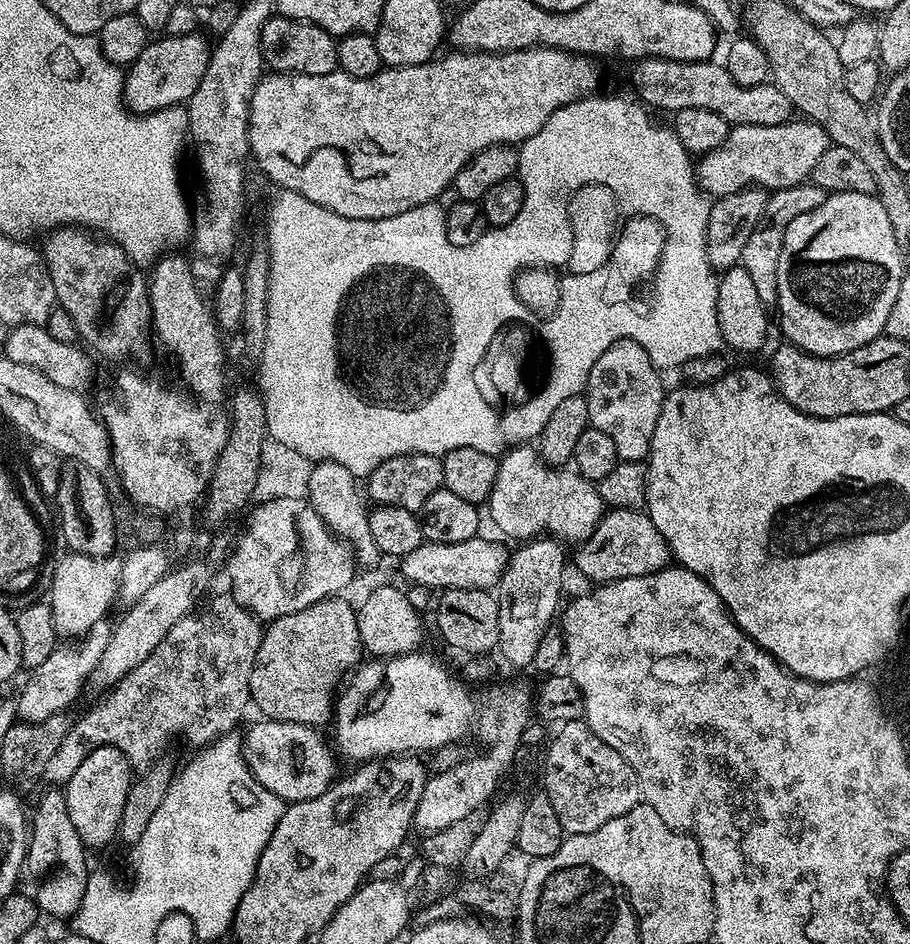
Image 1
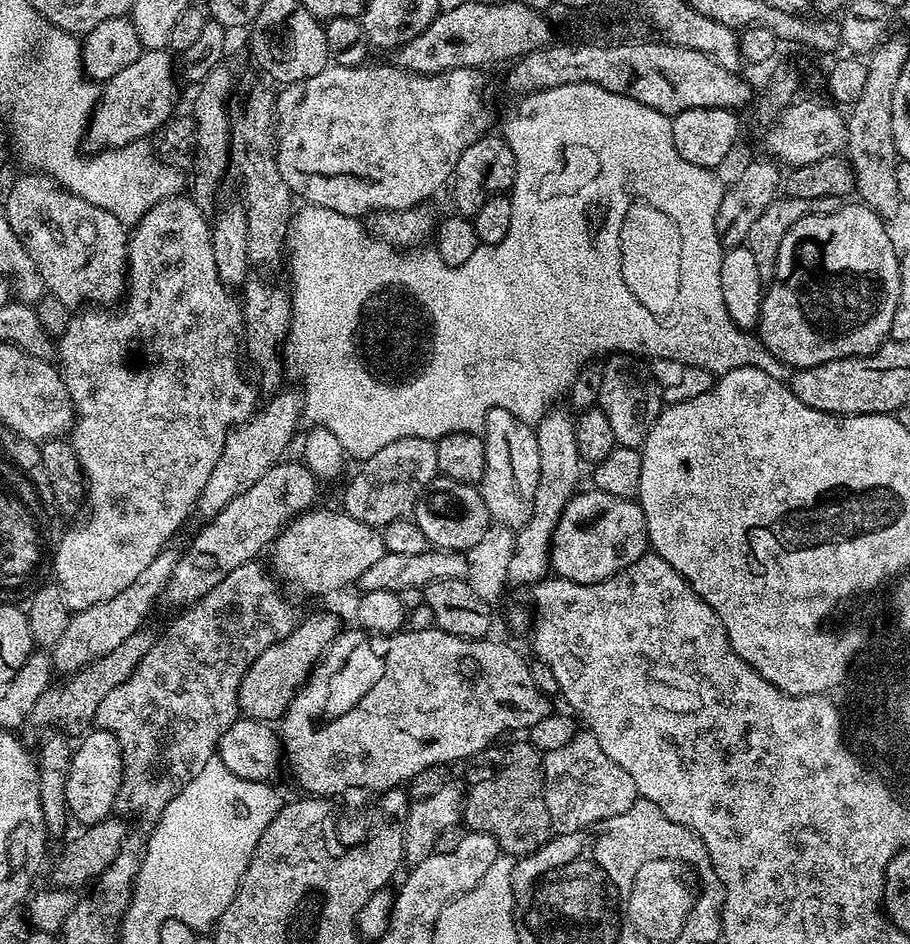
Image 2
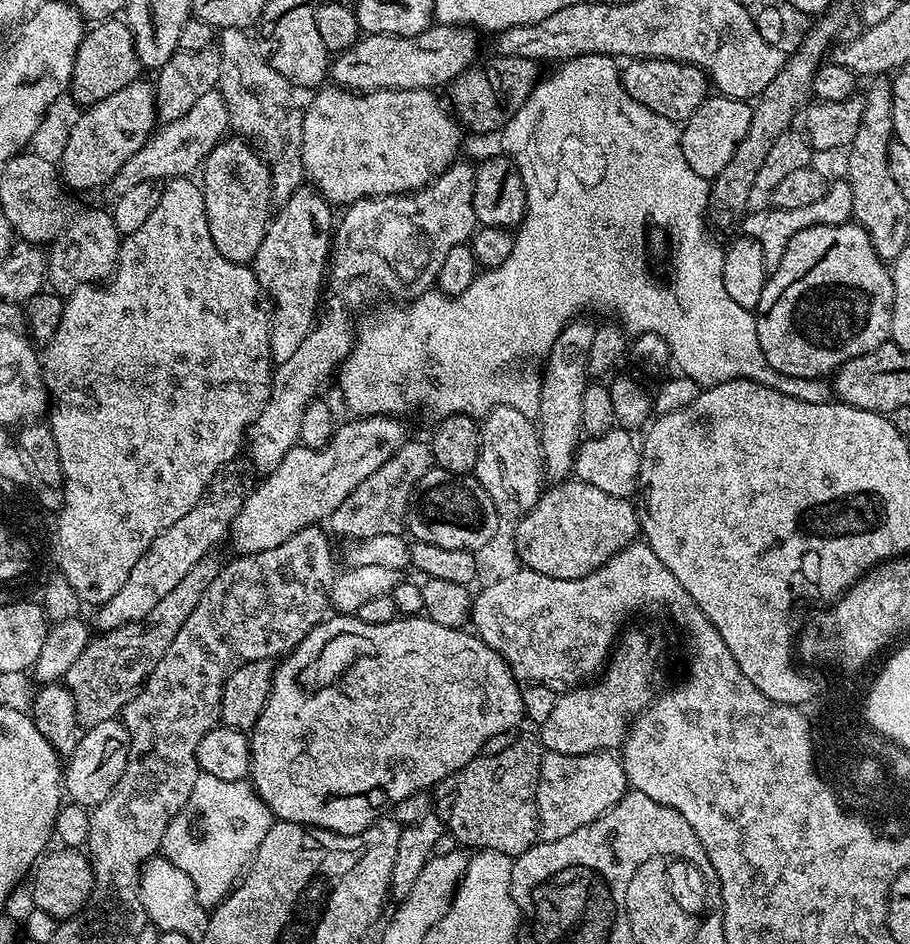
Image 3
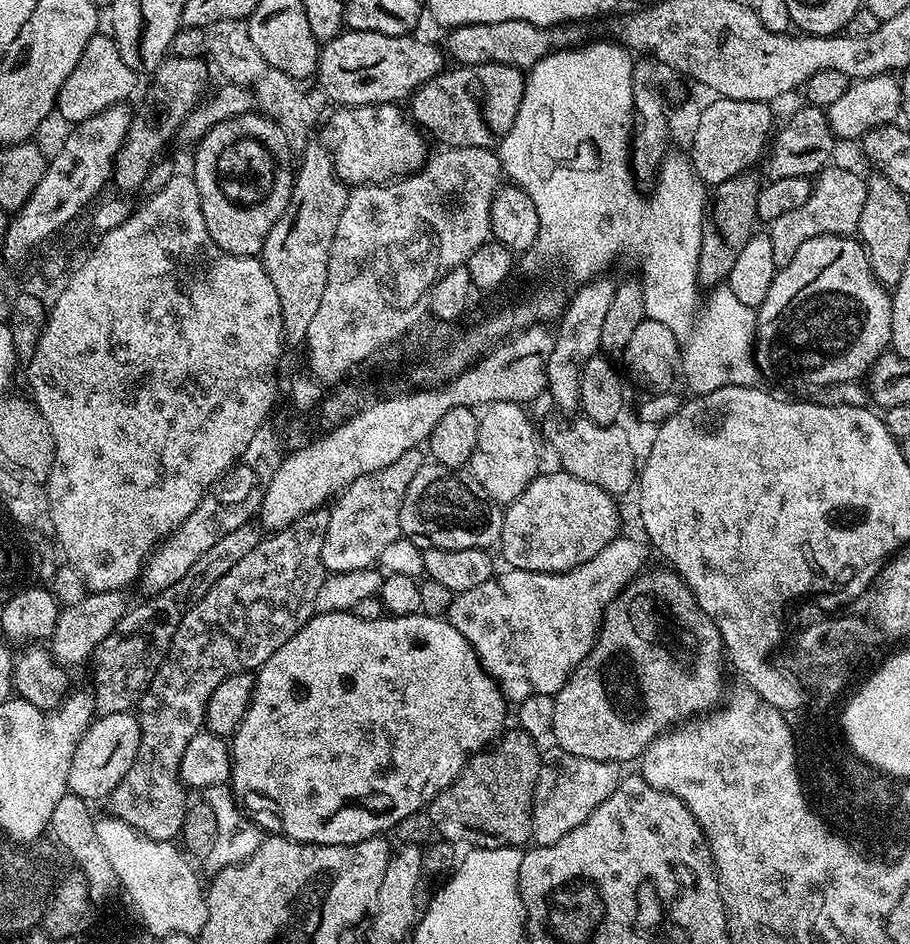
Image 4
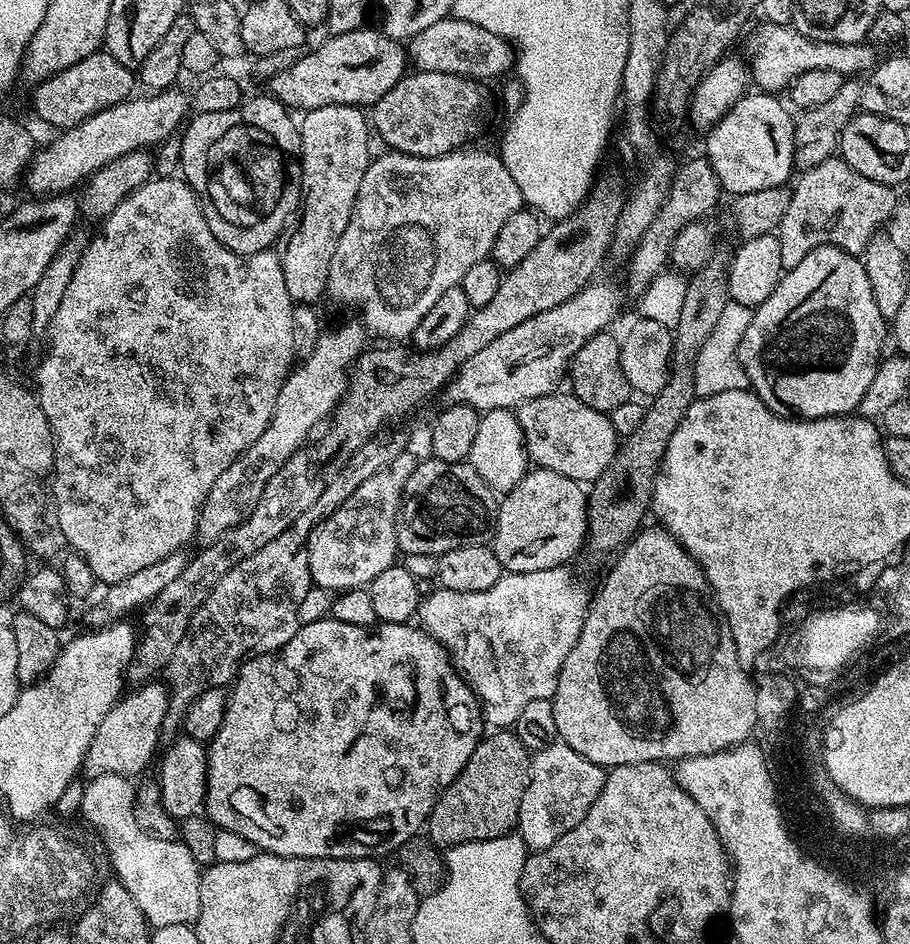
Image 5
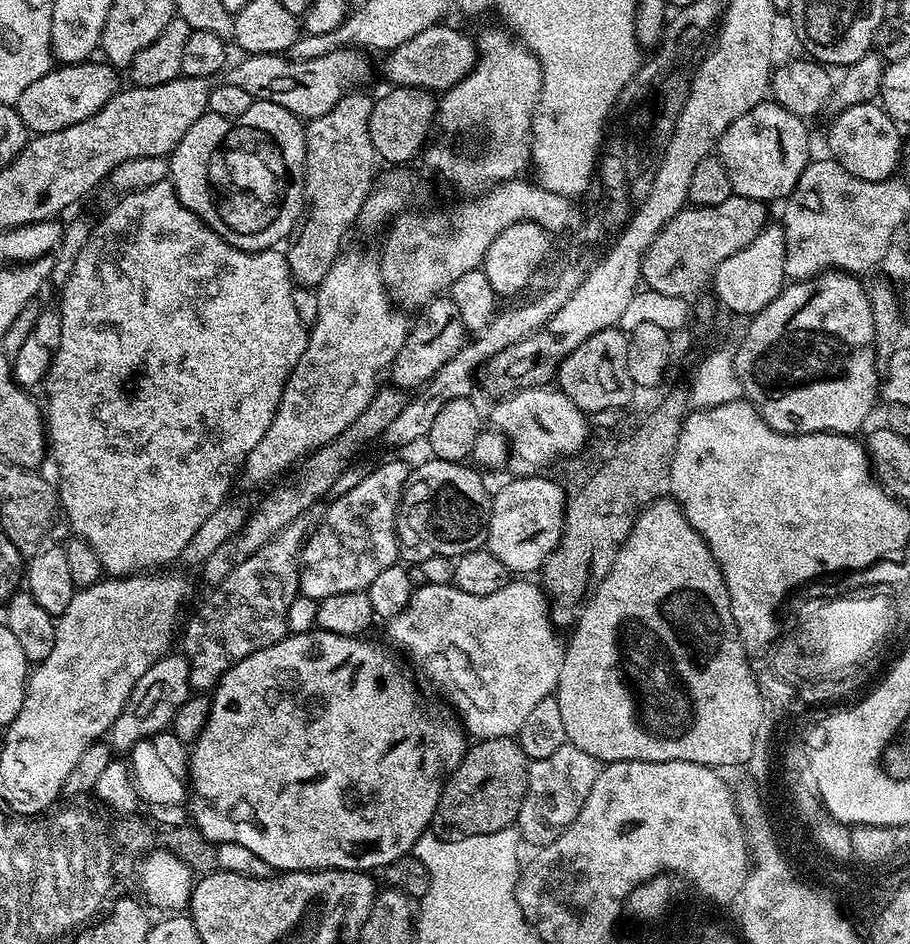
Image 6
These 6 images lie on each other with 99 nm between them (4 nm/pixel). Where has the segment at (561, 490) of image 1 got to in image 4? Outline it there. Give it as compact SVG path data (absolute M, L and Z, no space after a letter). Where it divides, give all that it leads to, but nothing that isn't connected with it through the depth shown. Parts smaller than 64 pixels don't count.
M514 402L489 404L479 413L478 446L468 465L471 475L501 506L512 504L541 471L540 452L536 449L536 428L527 416L525 405Z

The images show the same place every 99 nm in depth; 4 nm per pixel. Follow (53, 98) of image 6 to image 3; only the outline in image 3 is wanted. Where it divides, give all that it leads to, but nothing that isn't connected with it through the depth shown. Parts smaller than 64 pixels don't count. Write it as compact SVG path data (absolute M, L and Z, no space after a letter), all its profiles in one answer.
M109 18L91 27L81 40L79 50L76 51L69 91L82 106L96 104L136 80L141 72L133 35L130 34L127 23L118 18Z

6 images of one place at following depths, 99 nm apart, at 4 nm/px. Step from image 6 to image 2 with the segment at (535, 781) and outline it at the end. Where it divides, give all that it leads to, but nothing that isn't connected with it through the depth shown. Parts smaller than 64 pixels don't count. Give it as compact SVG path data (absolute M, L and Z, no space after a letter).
M587 730L577 731L559 750L550 750L543 753L542 767L544 769L544 797L546 798L546 810L550 810L550 822L553 833L565 836L574 834L583 828L593 828L598 822L606 818L614 818L614 814L622 814L630 810L630 806L638 798L634 778L614 762L614 758L606 755L606 750L598 746L598 738L594 738Z

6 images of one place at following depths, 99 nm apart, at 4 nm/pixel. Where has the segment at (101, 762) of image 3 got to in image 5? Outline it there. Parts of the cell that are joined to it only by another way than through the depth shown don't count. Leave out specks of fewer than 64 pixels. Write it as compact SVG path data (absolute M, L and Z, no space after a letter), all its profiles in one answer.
M149 682L133 687L123 698L117 700L110 714L102 718L102 726L98 726L98 734L94 734L94 742L90 742L90 750L84 755L83 771L89 777L101 776L102 774L118 774L119 776L135 777L135 772L140 772L157 755L156 743L160 740L160 732L165 731L164 719L168 714L168 698L170 689L167 683Z

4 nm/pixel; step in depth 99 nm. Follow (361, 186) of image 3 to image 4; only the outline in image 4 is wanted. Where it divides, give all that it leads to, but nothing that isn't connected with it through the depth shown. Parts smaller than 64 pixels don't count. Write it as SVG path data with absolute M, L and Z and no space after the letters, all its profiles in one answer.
M399 103L367 104L350 108L340 106L332 116L332 129L328 132L326 146L332 154L332 167L336 175L349 186L361 184L387 184L401 176L411 176L423 168L429 159L428 144L424 141L425 133L410 119L409 113L404 112Z

